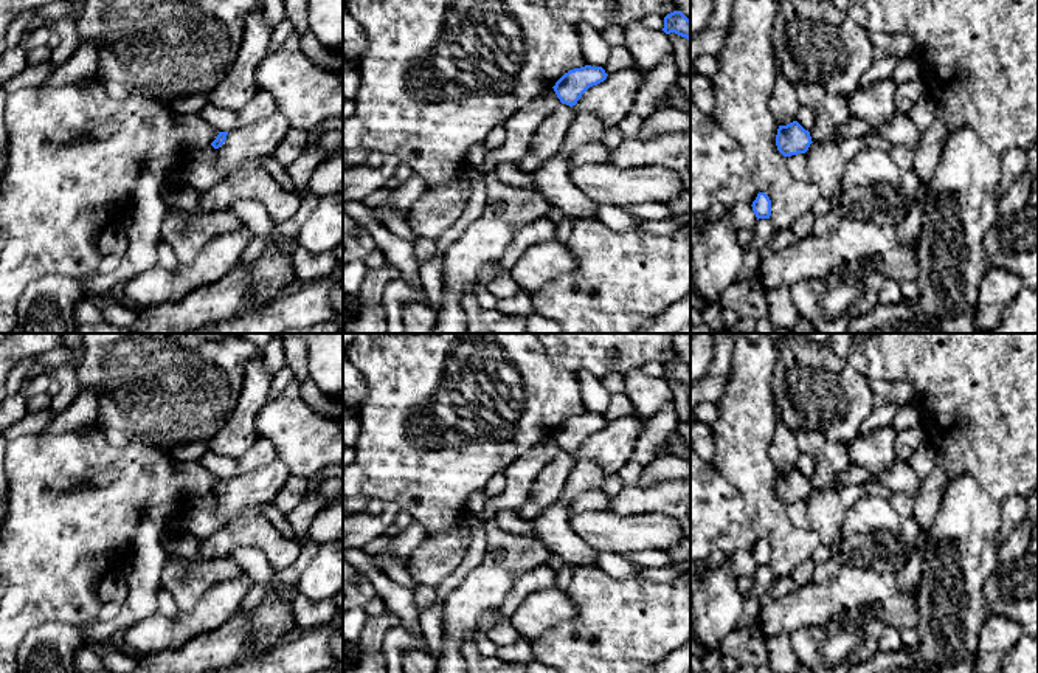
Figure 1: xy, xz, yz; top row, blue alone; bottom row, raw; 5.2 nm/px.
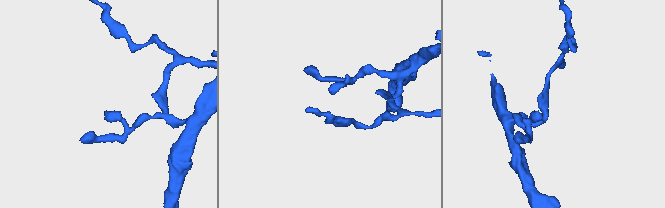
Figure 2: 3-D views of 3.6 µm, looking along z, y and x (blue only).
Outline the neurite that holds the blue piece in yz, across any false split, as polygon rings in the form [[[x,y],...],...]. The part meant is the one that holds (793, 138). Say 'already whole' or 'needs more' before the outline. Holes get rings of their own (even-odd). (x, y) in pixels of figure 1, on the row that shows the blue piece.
already whole | [[[798,121],[779,126],[777,129],[776,146],[784,157],[805,154],[811,143],[810,132],[805,130]]]

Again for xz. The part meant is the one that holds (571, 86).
already whole | [[[585,65],[565,73],[552,88],[562,104],[573,107],[590,87],[604,82],[607,76],[602,67]]]

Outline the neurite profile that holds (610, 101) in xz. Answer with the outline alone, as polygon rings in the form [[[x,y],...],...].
[[[635,65],[608,74],[604,82],[590,87],[573,105],[574,116],[591,113],[600,123],[614,127],[633,107],[644,73]]]

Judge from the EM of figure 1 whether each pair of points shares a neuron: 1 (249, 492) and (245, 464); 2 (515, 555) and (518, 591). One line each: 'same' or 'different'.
1: different
2: different

